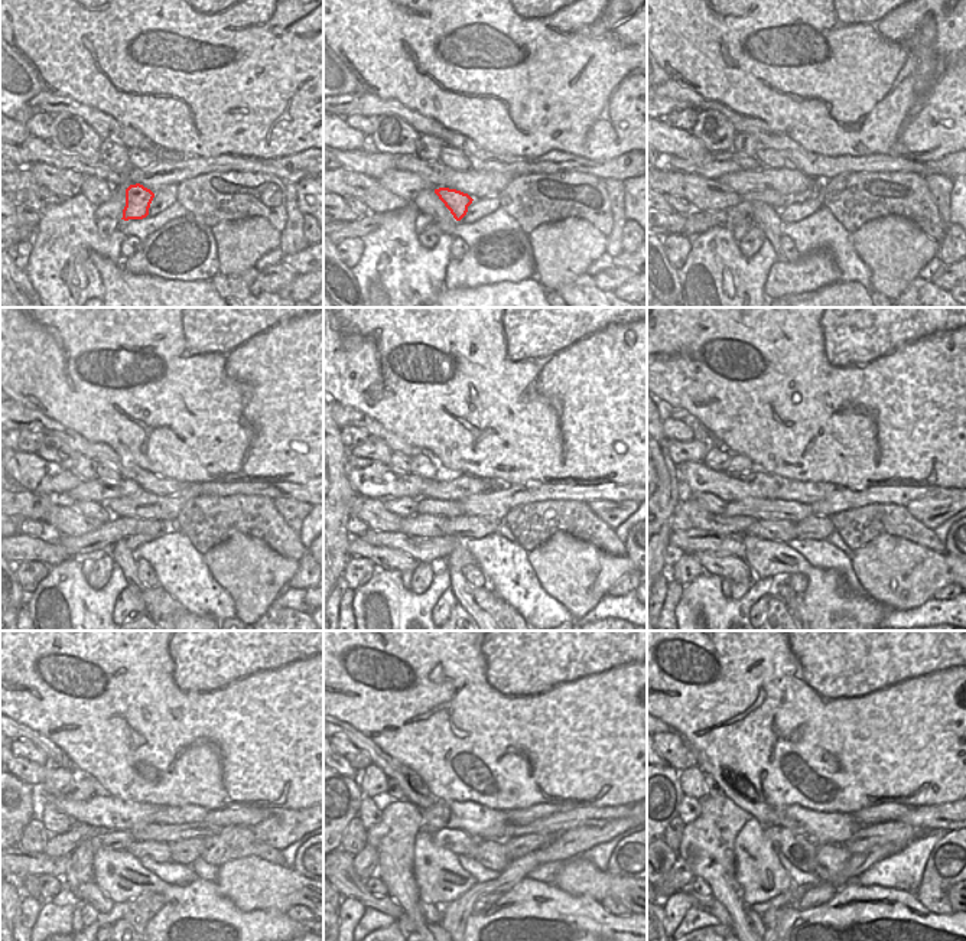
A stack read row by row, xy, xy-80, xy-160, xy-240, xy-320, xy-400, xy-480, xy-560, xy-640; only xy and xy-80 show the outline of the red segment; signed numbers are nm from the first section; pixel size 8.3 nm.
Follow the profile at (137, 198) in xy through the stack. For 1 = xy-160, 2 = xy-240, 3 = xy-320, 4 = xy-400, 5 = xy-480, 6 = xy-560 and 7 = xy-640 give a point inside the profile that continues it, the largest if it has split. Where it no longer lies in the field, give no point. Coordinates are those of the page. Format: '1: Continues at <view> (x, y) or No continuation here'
1: Continues at xy-160 (773, 198)
2: Continues at xy-240 (88, 508)
3: Continues at xy-320 (403, 507)
4: Continues at xy-400 (711, 502)
5: Continues at xy-480 (57, 823)
6: Continues at xy-560 (370, 810)
7: Continues at xy-640 (689, 807).

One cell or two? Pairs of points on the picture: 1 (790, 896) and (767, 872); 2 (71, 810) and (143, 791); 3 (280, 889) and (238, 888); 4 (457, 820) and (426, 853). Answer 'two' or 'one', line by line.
1: two
2: two
3: one
4: two

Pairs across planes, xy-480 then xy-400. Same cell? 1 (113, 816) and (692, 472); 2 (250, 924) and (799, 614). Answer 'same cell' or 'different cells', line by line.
1: same cell
2: different cells

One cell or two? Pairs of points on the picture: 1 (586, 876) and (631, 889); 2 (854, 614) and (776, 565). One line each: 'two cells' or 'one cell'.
1: one cell
2: one cell

